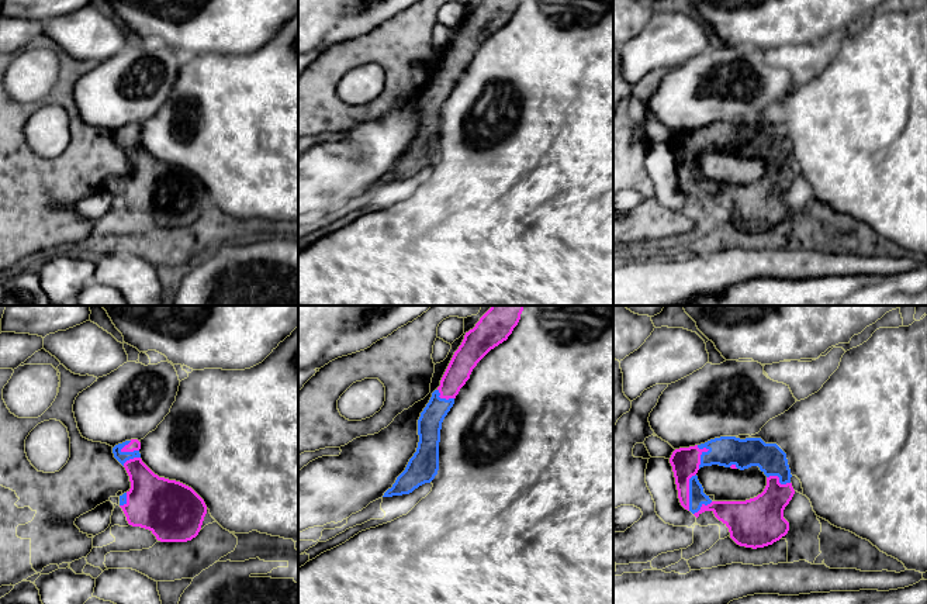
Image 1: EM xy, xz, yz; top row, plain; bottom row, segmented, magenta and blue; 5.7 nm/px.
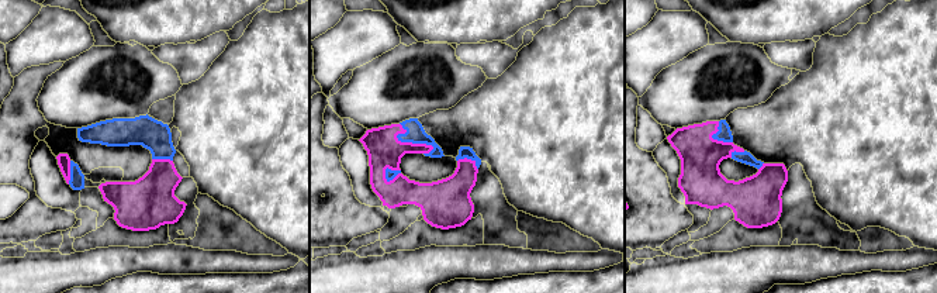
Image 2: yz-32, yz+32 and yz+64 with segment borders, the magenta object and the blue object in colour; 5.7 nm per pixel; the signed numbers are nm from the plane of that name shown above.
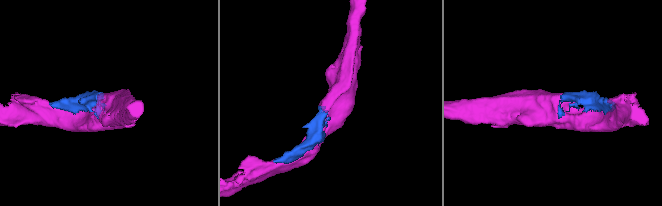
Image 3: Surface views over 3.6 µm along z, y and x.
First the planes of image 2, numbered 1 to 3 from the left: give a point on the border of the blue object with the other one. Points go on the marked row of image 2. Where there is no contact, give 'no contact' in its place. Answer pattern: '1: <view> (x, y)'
1: yz-32 (69, 172)
2: yz+32 (407, 142)
3: yz+64 (715, 140)

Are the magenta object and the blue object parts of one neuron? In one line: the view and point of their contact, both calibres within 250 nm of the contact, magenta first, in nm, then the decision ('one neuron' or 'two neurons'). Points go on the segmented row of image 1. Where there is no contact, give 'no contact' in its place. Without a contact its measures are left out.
contact yz (688, 492); calibres 160 and 100 nm; one neuron

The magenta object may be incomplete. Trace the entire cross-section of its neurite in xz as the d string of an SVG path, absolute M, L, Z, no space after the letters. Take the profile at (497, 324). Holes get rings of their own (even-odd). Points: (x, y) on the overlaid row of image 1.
M491 306L475 327L466 332L440 386L432 393L421 413L416 452L383 497L409 494L435 479L439 470L439 442L445 417L453 407L460 389L470 379L473 369L491 349L508 339L518 325L522 311L523 306Z

